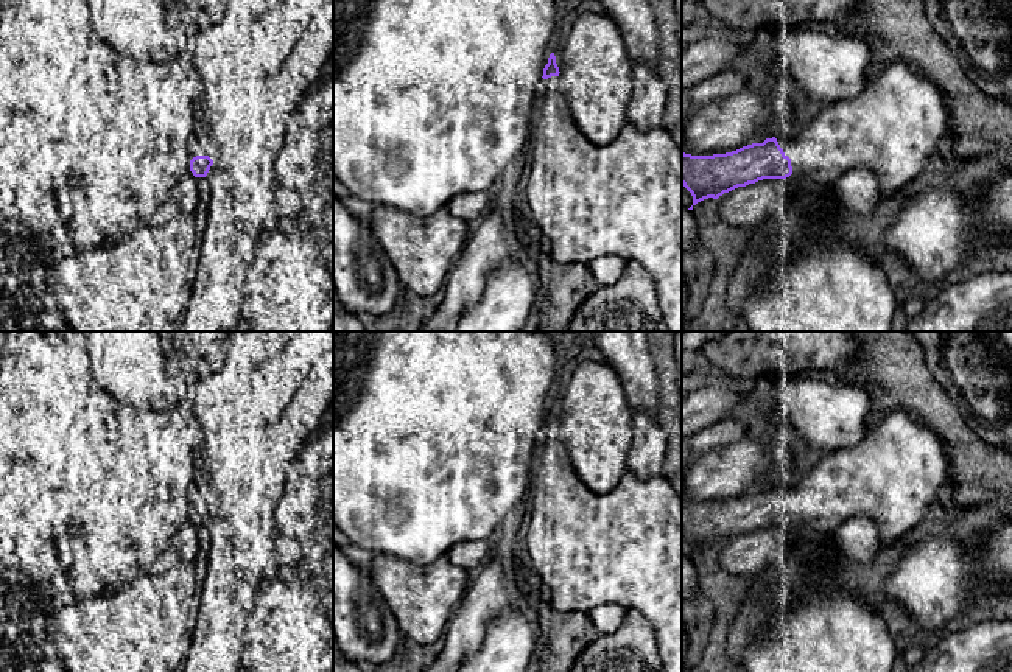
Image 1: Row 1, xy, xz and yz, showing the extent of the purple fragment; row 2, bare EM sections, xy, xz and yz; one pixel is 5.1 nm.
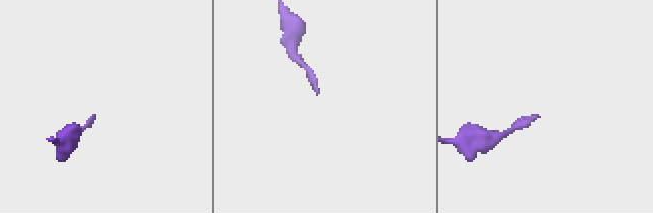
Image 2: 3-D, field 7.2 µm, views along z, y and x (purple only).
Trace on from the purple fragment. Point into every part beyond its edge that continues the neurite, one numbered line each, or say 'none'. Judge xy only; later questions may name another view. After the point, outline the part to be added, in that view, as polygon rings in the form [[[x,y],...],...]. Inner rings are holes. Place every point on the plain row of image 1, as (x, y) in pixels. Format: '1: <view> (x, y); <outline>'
1: xy (201, 493); [[[196,481],[193,490],[188,496],[188,506],[193,507],[196,504],[209,504],[212,509],[216,507],[216,499],[210,490],[210,487],[204,481]]]

